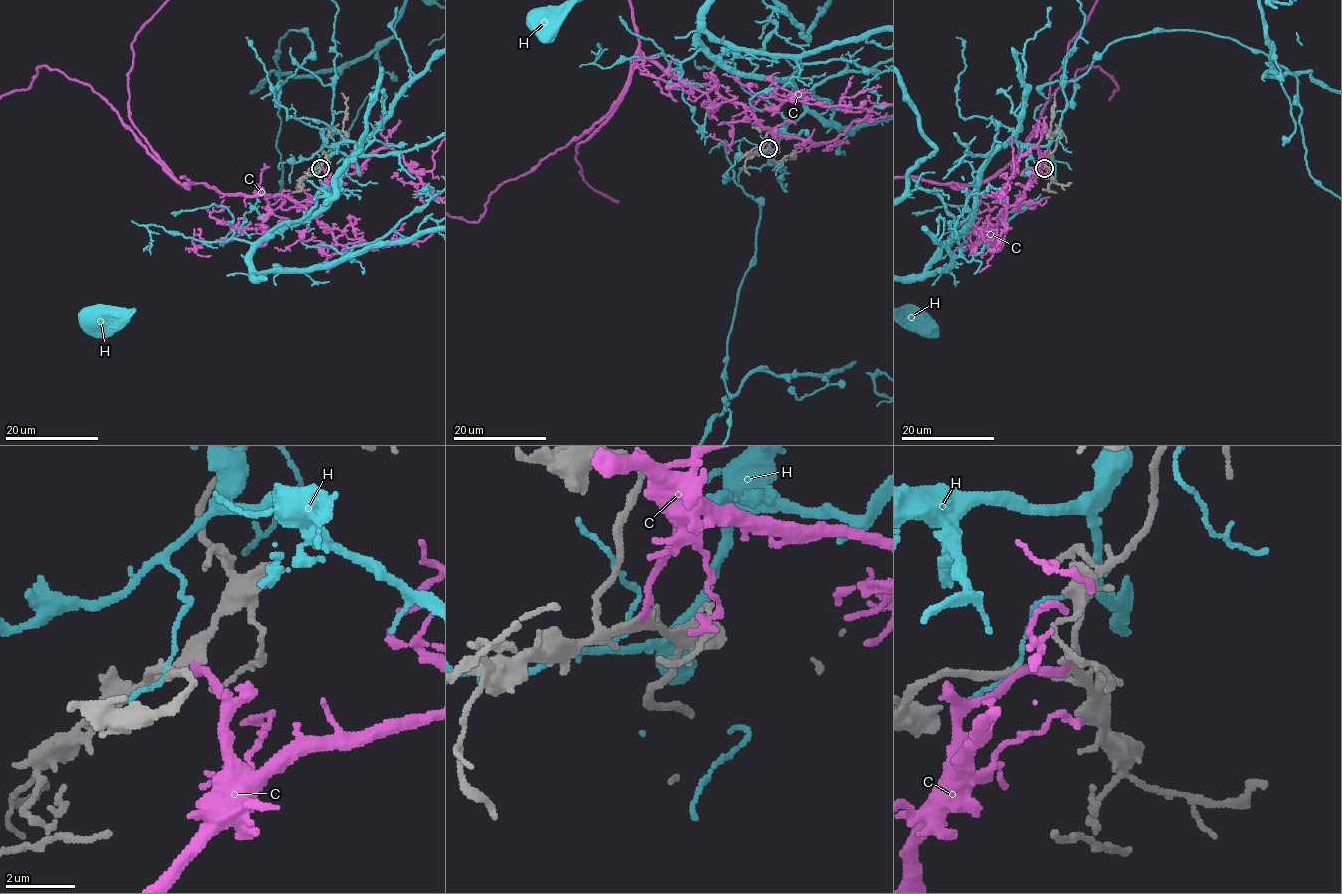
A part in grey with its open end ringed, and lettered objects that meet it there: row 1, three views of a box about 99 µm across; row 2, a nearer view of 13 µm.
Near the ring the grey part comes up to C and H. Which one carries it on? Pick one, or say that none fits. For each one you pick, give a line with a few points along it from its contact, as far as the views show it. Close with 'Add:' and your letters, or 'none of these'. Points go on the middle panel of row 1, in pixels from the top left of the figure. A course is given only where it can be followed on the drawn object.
C: course (768, 148), (773, 134), (741, 104), (638, 56), (576, 161), (622, 204), (692, 212), (889, 170)
Add: C

